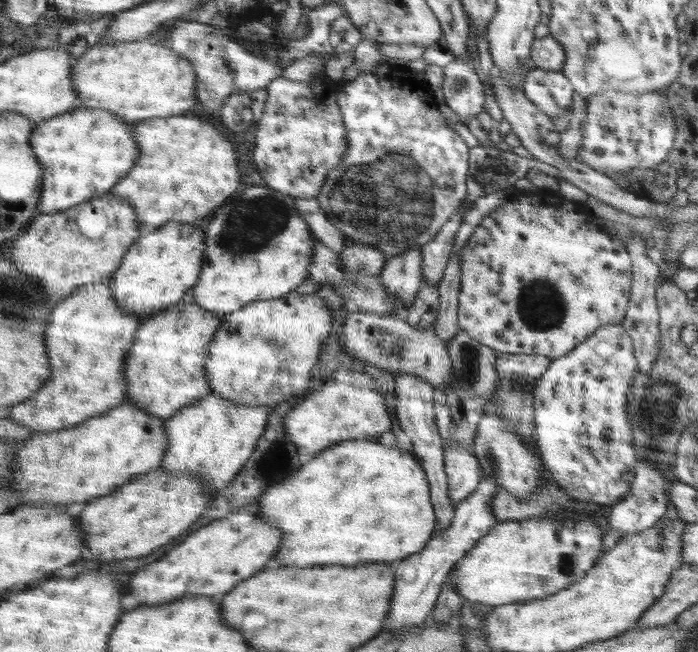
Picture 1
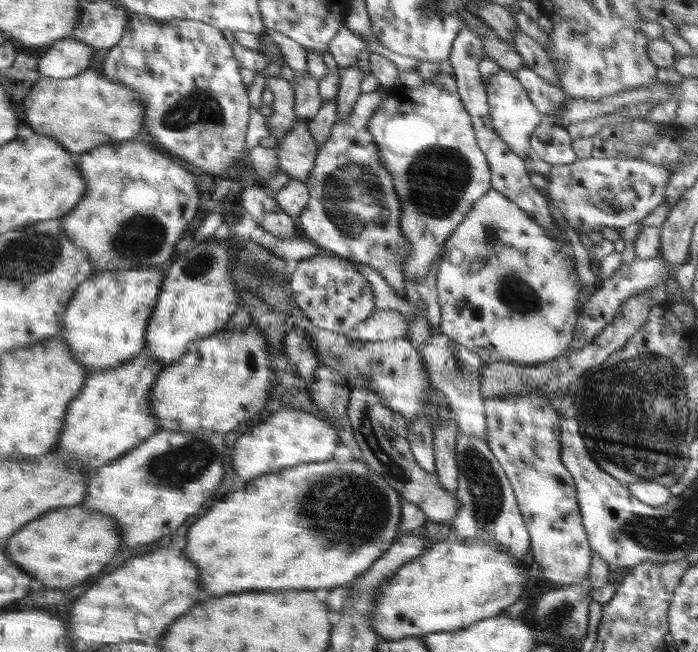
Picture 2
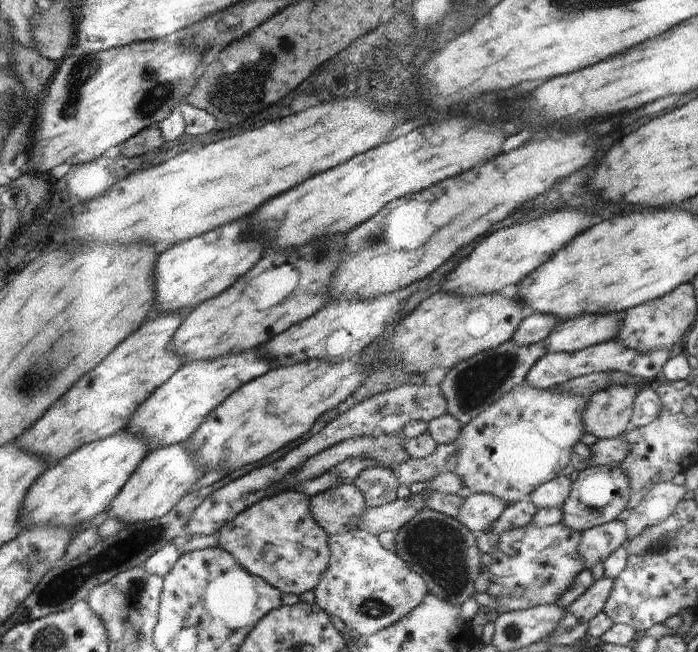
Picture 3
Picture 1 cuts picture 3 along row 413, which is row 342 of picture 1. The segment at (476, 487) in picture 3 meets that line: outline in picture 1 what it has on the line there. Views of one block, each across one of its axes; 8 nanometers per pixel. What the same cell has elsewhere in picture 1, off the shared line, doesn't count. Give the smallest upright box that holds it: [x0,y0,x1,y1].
[457,194,631,359]

